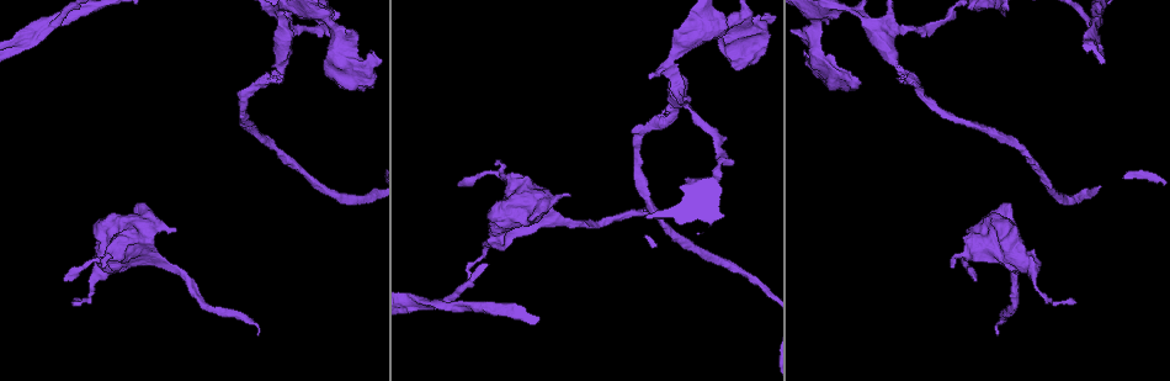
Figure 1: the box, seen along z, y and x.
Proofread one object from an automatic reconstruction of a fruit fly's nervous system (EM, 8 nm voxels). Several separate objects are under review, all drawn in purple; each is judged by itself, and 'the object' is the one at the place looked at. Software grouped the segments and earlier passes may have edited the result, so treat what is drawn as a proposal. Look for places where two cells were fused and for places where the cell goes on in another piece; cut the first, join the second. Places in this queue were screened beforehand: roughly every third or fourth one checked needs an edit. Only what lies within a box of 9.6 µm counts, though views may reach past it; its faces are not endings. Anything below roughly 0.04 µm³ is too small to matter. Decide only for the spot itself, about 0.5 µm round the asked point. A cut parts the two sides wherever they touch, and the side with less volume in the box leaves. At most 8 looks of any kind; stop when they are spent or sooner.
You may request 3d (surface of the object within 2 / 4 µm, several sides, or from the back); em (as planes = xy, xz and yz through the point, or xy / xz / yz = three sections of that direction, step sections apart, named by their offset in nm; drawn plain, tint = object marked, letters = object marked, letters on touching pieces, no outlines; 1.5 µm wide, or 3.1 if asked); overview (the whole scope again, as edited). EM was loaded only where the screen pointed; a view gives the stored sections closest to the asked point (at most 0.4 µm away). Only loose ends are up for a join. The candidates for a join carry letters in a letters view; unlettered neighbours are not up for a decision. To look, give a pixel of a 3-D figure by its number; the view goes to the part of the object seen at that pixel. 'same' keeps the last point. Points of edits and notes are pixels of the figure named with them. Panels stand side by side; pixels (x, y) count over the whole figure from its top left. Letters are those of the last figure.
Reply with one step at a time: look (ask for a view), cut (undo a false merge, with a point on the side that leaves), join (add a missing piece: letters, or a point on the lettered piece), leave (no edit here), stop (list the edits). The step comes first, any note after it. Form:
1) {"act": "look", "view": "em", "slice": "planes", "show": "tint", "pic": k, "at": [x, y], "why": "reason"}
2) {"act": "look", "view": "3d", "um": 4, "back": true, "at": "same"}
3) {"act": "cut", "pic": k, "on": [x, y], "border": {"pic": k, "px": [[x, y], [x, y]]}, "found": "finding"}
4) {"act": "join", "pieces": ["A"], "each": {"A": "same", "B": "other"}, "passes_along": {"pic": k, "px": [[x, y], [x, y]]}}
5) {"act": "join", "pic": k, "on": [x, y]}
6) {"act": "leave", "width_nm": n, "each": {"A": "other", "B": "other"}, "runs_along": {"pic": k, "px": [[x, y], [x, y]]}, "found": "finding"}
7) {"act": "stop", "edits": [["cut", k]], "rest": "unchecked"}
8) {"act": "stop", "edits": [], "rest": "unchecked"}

{"act": "look", "view": "3d", "um": 4, "pic": 1, "at": [858, 88], "why": "branch stops here"}

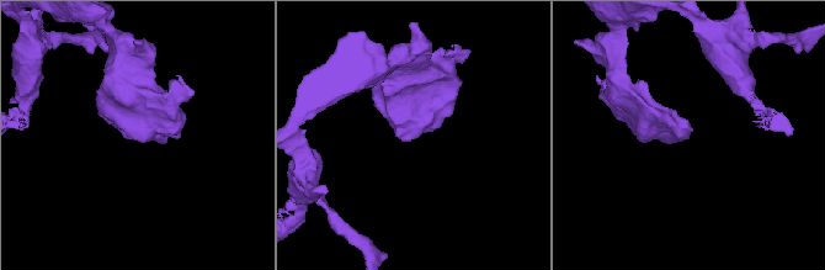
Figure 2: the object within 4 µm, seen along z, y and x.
{"act": "look", "view": "em", "slice": "planes", "show": "letters", "pic": 2, "at": [685, 140]}

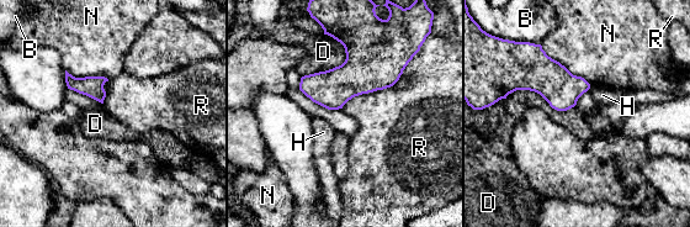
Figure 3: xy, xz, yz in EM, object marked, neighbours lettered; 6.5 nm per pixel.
{"act": "leave", "longest_contact_nm": ["N", 420], "each": {"B": "other", "D": "other", "H": "other", "N": "other", "R": "other"}, "border": {"pic": 3, "px": [[344, 46], [340, 64], [302, 77]]}, "found": "none of them fits"}

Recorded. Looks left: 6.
{"act": "look", "view": "em", "slice": "planes", "show": "tint", "pic": 1, "at": [298, 32], "why": "a fork"}

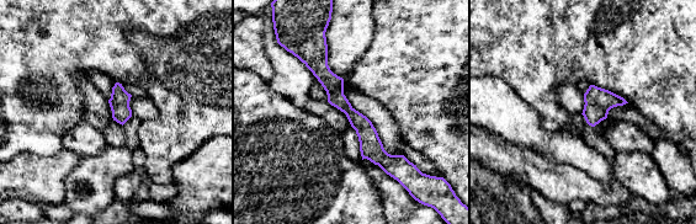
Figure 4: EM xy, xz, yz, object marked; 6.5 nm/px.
{"act": "look", "view": "em", "slice": "planes", "show": "letters", "at": "same"}

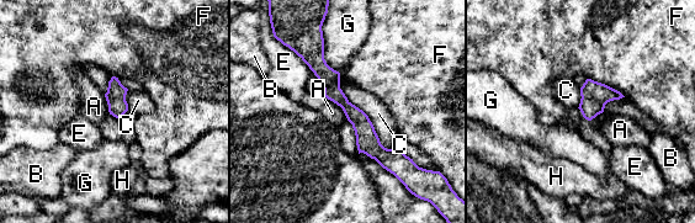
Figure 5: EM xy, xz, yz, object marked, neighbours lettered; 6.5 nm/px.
{"act": "leave", "each": {"A": "other", "B": "other", "C": "other", "E": "other", "F": "other", "G": "other", "H": "other"}, "runs_along": {"pic": 5, "px": [[316, 56], [332, 90], [399, 175]]}, "found": "all the same cell"}

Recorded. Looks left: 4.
{"act": "look", "view": "em", "slice": "xz", "step": 4, "show": "tint", "pic": 1, "at": [444, 307], "why": "a fork"}

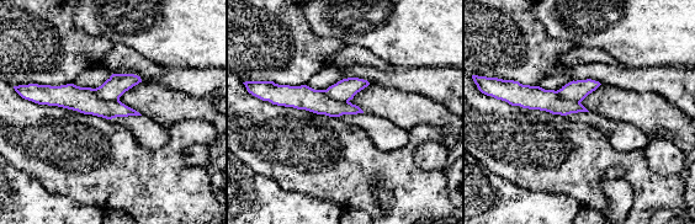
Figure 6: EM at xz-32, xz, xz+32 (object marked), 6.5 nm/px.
{"act": "look", "view": "em", "slice": "planes", "show": "tint", "at": "same", "why": "cut it another way"}

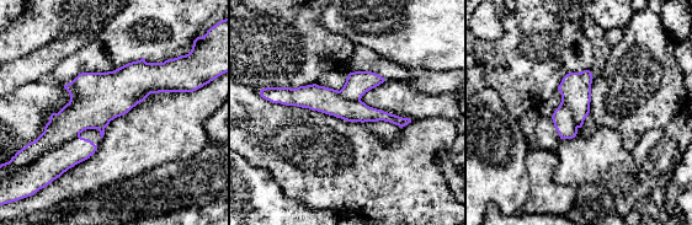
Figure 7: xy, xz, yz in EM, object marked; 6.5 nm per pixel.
{"act": "look", "view": "em", "slice": "planes", "show": "letters", "at": "same", "why": "what lies round it"}

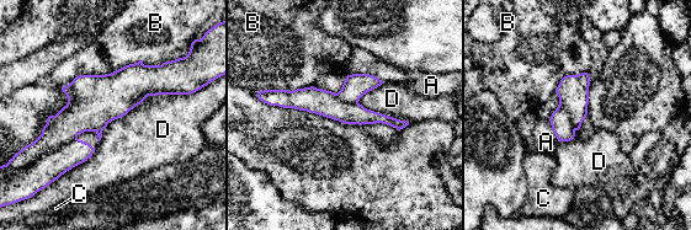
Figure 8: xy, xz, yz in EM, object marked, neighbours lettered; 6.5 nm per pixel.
{"act": "cut", "pic": 8, "on": [47, 169], "width_nm": 200, "each": {"A": "other", "B": "other", "C": "other", "D": "other"}, "border": {"pic": 8, "px": [[76, 137], [44, 153]]}, "found": "a second cell is stuck on"}

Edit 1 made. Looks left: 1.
{"act": "stop", "edits": [["cut", 8]], "rest": "unchecked"}

